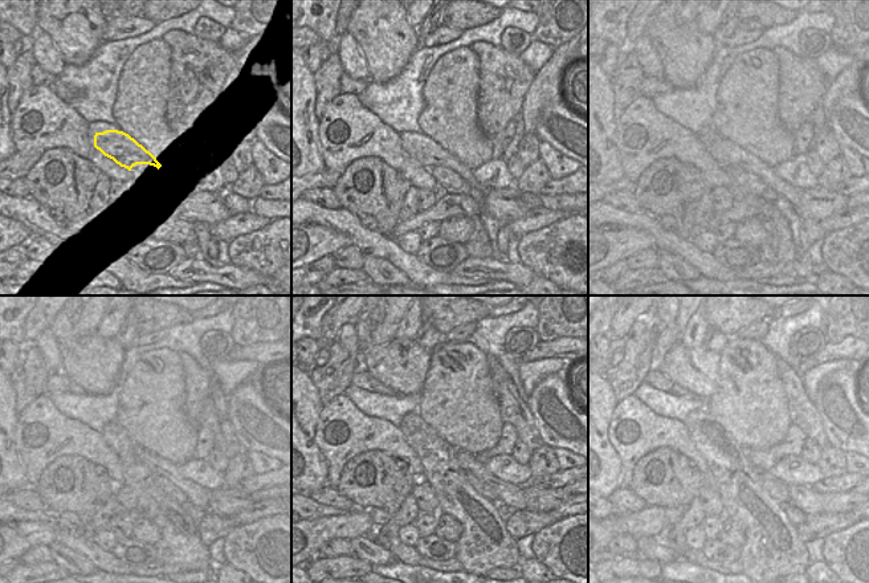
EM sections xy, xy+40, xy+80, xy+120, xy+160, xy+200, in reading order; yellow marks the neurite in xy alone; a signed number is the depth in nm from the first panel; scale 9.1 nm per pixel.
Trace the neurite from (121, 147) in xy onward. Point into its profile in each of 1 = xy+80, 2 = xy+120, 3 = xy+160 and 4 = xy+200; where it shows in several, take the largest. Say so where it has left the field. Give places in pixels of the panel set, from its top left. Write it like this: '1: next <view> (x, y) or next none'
1: next xy+80 (727, 154)
2: next xy+120 (199, 496)
3: next xy+160 (511, 496)
4: next xy+200 (810, 501)

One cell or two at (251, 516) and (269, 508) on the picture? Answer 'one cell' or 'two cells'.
one cell

